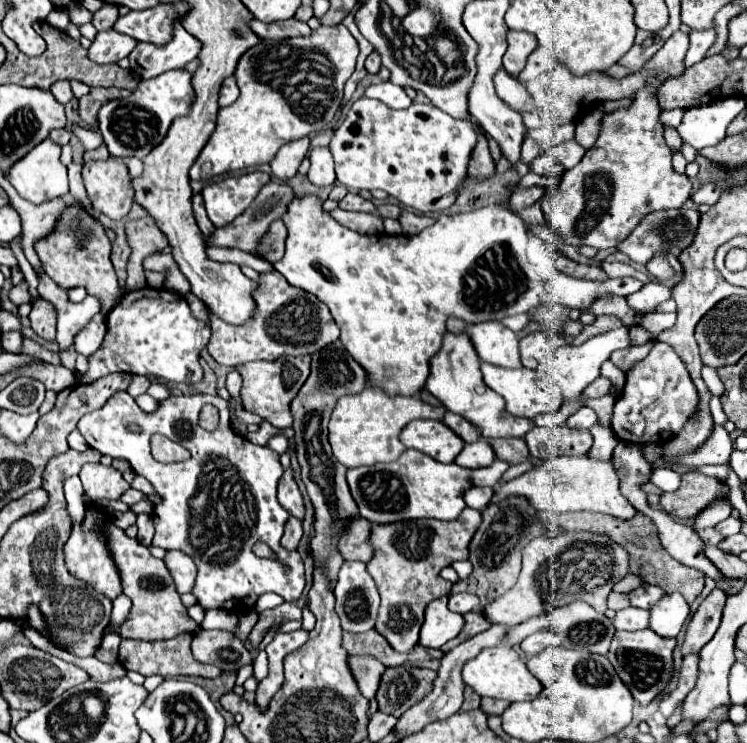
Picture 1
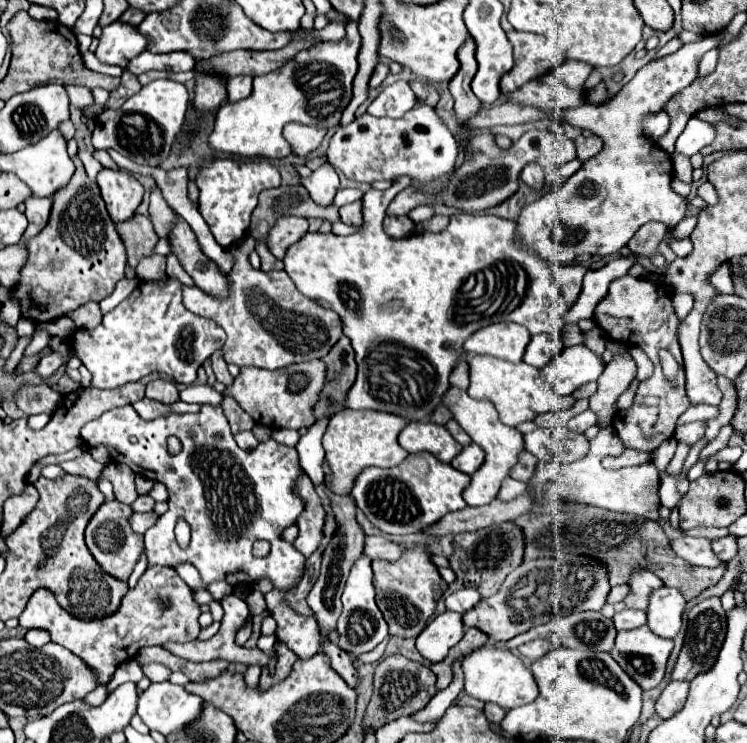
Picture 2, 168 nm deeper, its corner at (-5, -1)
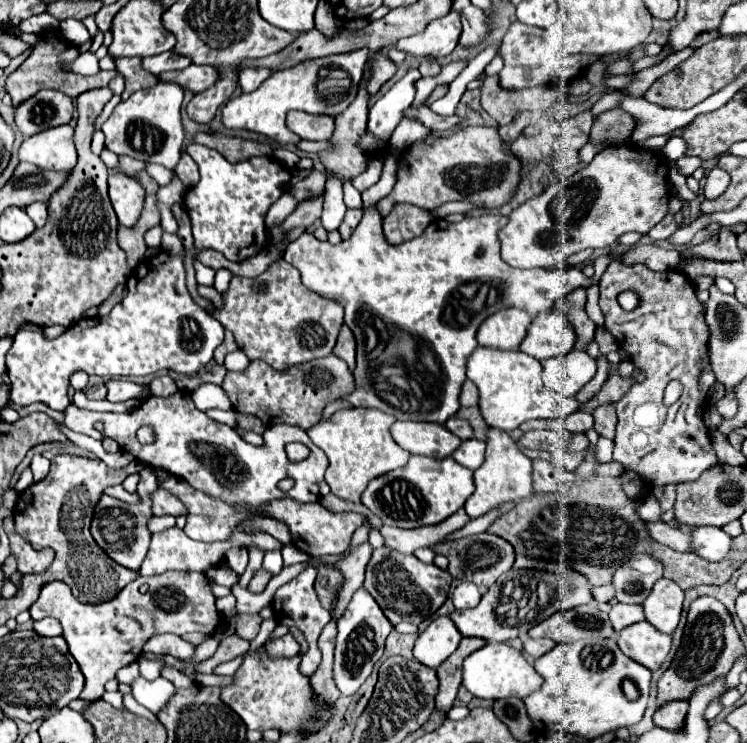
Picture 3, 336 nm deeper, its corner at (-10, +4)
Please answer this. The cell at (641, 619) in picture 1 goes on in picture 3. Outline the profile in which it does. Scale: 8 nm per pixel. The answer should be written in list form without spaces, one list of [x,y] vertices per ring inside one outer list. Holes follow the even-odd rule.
[[[614,603],[610,609],[610,621],[616,631],[622,631],[624,627],[644,621],[644,607],[642,605],[626,605],[626,603]]]

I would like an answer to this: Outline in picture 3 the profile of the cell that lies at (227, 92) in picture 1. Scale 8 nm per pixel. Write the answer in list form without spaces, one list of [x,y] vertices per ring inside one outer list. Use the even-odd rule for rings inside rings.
[[[242,69],[238,75],[238,87],[242,89],[242,93],[252,93],[270,73],[270,69]]]

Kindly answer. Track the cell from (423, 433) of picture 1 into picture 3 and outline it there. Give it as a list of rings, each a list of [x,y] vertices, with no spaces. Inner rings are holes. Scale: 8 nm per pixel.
[[[396,421],[390,429],[394,441],[412,455],[444,459],[460,447],[460,437],[440,423],[428,421]]]

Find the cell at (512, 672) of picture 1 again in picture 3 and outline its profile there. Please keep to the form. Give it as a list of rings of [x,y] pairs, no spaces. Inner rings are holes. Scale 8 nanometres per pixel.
[[[488,643],[464,659],[464,687],[480,699],[506,699],[506,697],[528,697],[542,687],[542,675],[526,661],[522,651],[506,643]]]

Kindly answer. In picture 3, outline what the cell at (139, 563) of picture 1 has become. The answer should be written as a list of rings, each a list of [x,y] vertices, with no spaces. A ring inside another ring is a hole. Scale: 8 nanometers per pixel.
[[[166,571],[162,575],[138,577],[136,581],[126,585],[112,601],[100,605],[84,605],[76,601],[68,591],[68,585],[54,581],[42,587],[40,597],[30,607],[30,615],[34,621],[44,617],[54,617],[60,621],[70,653],[74,655],[86,677],[84,693],[80,697],[96,701],[102,697],[106,681],[114,679],[118,669],[122,669],[124,665],[134,663],[150,637],[158,633],[214,633],[214,629],[222,621],[222,617],[218,617],[214,601],[216,599],[206,583],[204,573]],[[122,613],[134,619],[124,621],[126,629],[122,629]]]

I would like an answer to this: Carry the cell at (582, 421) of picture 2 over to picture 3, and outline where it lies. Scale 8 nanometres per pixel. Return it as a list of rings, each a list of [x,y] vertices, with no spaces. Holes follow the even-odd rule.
[[[576,411],[576,413],[572,413],[572,415],[566,419],[566,427],[568,427],[568,431],[572,431],[572,433],[584,433],[584,431],[588,431],[592,425],[594,425],[592,415],[590,415],[590,413],[584,413],[584,411]]]

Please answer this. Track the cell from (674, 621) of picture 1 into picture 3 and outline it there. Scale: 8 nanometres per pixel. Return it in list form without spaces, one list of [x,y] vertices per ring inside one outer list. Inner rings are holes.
[[[660,579],[652,587],[650,595],[642,603],[646,621],[652,623],[662,633],[674,633],[682,613],[684,591],[670,579]]]

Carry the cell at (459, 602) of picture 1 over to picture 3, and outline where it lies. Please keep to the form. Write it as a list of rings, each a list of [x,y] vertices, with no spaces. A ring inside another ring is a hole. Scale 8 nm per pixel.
[[[460,583],[452,593],[452,601],[456,609],[472,609],[476,603],[480,603],[480,599],[482,599],[482,593],[472,583]]]

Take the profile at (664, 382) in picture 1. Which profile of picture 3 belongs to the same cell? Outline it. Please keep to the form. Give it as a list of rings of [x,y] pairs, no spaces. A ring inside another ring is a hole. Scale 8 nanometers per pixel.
[[[612,261],[600,277],[600,309],[606,317],[604,327],[616,337],[624,349],[632,353],[636,367],[646,373],[642,381],[616,403],[618,425],[614,437],[614,459],[626,469],[652,477],[652,485],[668,485],[674,481],[696,481],[706,469],[718,463],[710,443],[710,433],[702,421],[706,407],[700,389],[698,375],[702,369],[702,355],[708,345],[708,329],[702,315],[702,303],[694,295],[692,281],[680,271],[638,271]],[[622,291],[634,291],[640,303],[634,311],[624,311],[616,295]],[[658,315],[658,327],[656,327]],[[636,321],[638,325],[624,325]],[[678,379],[684,385],[682,397],[666,407],[662,403],[666,385]]]

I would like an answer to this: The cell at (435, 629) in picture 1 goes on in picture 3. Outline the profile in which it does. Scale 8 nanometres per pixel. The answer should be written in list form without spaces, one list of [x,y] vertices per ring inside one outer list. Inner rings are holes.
[[[448,615],[434,619],[424,633],[416,639],[414,657],[426,667],[436,669],[442,661],[446,661],[460,645],[460,631]]]

